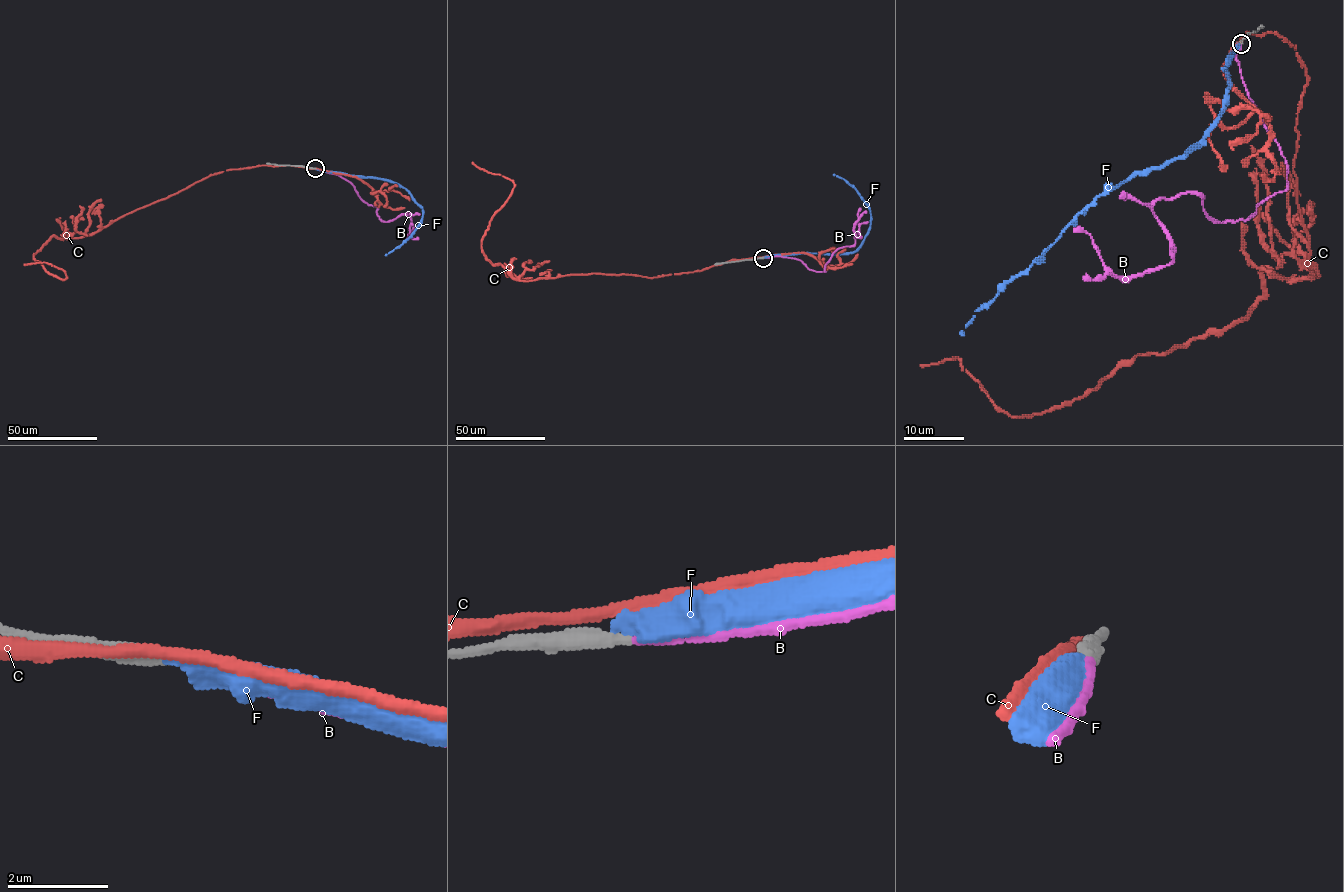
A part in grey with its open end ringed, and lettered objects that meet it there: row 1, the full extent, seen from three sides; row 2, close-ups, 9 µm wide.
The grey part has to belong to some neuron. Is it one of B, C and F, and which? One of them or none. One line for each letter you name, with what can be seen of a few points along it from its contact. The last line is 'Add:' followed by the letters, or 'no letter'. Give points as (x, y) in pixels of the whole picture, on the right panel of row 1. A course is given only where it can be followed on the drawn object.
B: it runs (1241, 43), (1286, 188), (1223, 223), (1195, 192), (1159, 198), (1172, 261), (1146, 273), (1116, 276), (1073, 227)
Add: B

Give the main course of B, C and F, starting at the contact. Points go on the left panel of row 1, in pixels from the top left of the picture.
B: (315, 168), (347, 180), (362, 200), (376, 206), (382, 221), (407, 213), (412, 230), (406, 238), (412, 223)
C: (314, 168), (227, 170), (93, 233), (53, 235), (33, 256), (64, 279), (63, 270), (45, 262), (24, 264)
F: (315, 168), (391, 180), (405, 189), (422, 208), (421, 221), (411, 235), (385, 255)

